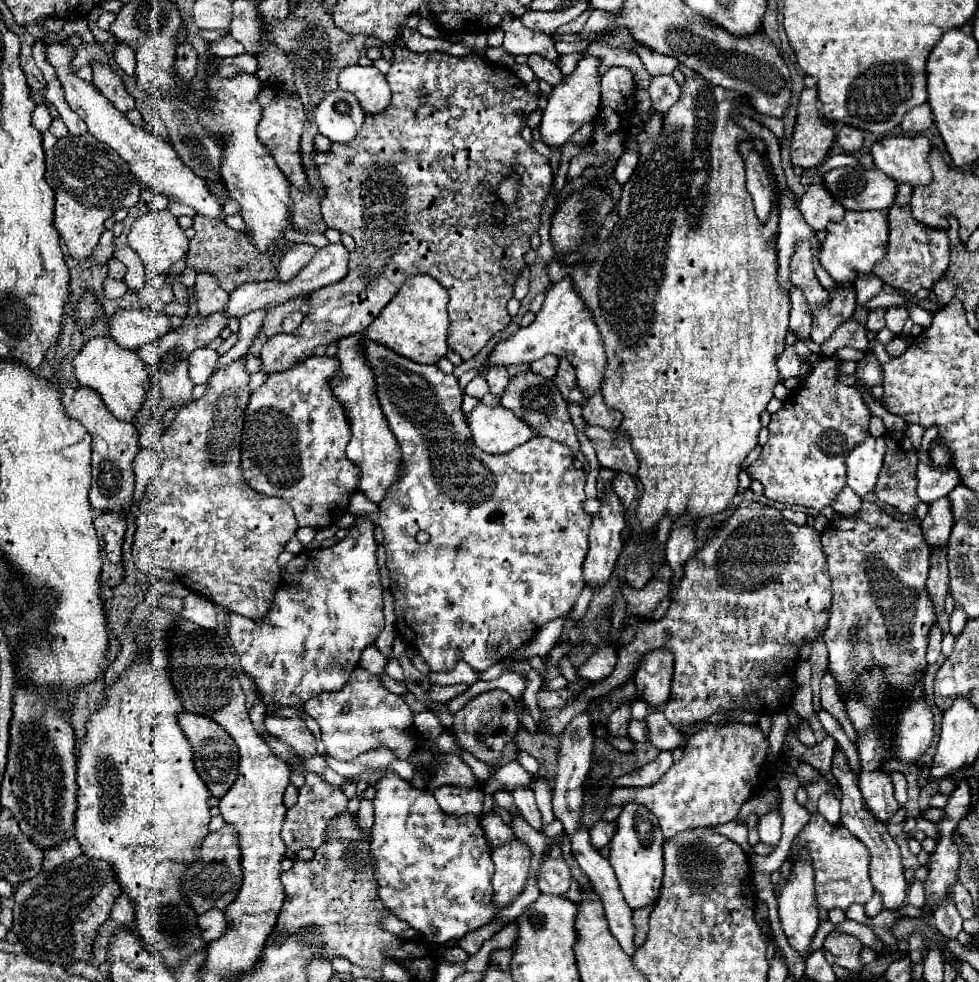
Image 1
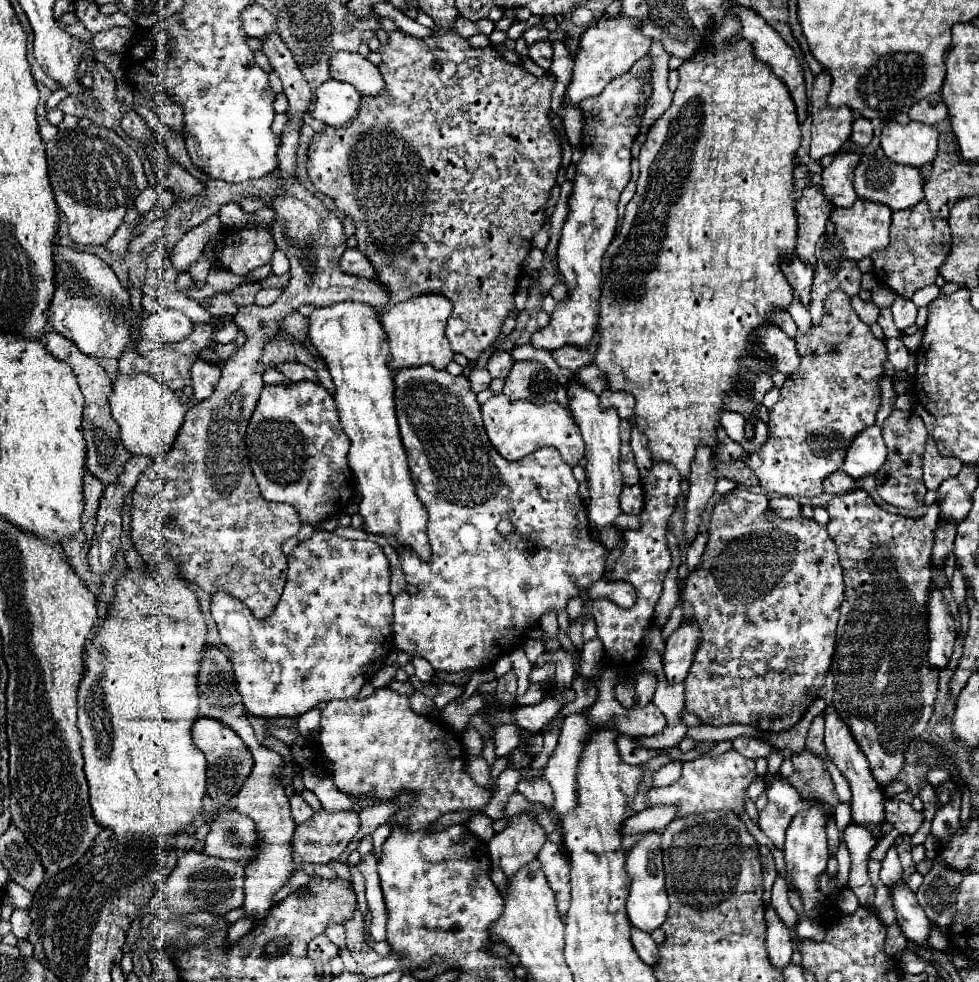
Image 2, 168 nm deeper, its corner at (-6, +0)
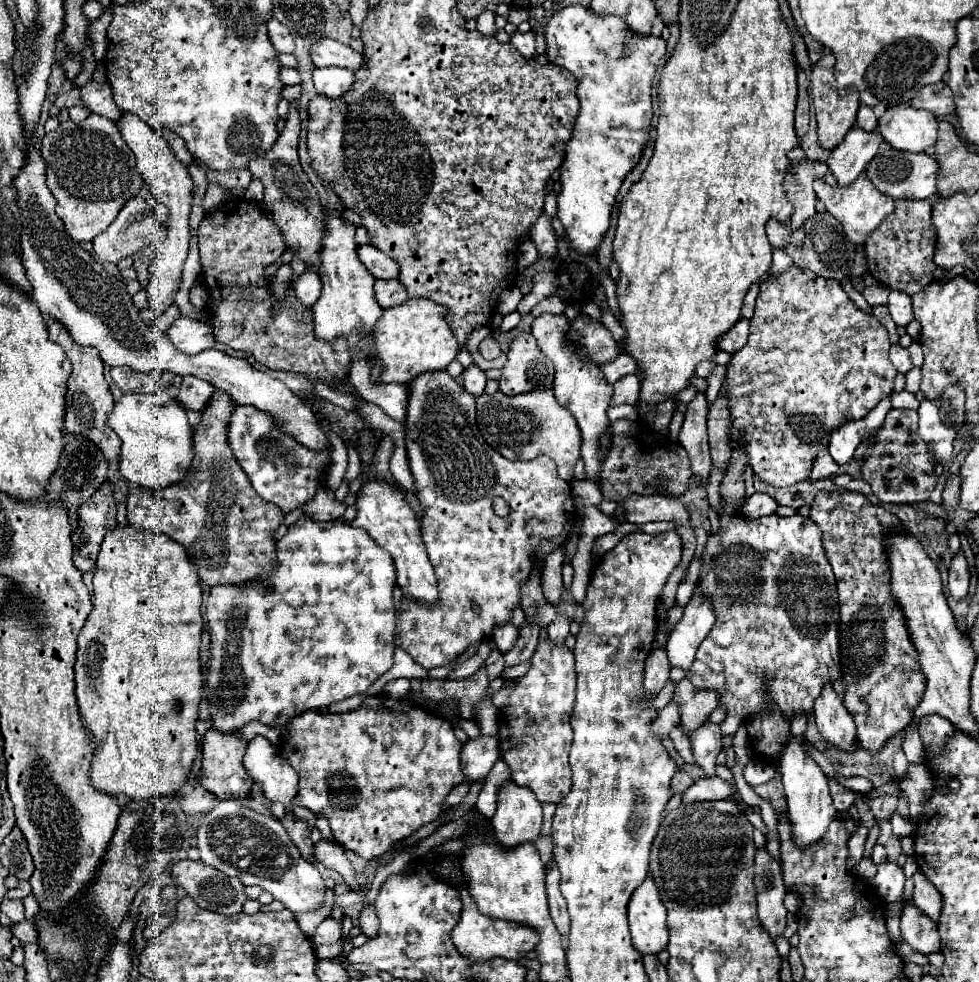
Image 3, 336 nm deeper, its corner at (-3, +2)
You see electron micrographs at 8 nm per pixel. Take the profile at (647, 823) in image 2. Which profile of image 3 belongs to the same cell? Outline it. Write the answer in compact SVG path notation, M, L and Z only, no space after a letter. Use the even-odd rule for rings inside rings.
M705 777L697 779L683 795L683 803L697 803L697 801L713 801L713 799L731 799L737 793L737 787L729 785L721 777Z

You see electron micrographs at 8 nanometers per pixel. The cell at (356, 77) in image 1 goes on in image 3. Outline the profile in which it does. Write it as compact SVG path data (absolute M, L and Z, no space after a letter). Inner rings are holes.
M323 37L321 41L313 43L313 49L309 49L309 55L315 67L345 67L345 69L357 71L363 65L361 53L329 37Z

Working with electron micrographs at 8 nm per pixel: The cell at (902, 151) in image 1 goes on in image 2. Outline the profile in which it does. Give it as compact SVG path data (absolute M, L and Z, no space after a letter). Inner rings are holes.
M916 121L906 125L888 123L882 129L880 147L888 159L920 169L936 159L938 131L932 125Z

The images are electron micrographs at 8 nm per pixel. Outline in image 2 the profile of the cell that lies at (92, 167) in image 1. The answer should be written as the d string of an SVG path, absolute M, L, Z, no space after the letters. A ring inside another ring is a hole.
M92 123L86 129L74 127L68 131L60 131L54 141L46 143L46 157L48 157L48 175L56 195L56 203L58 209L66 215L72 241L78 247L106 245L108 239L116 233L116 229L124 221L126 211L134 207L136 197L148 187L142 161L138 159L134 149L128 147L112 129Z

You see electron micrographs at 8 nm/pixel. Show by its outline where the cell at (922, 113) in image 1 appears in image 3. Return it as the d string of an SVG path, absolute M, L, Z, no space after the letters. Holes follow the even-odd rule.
M945 81L925 85L917 91L917 95L911 99L911 105L915 109L927 109L939 117L949 115L955 111L955 101L949 85Z

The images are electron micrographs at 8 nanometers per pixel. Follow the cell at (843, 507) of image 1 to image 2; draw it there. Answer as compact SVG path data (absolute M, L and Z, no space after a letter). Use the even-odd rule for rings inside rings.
M836 471L828 479L824 479L824 493L842 495L852 489L856 489L856 481L850 475L846 475L844 471Z

